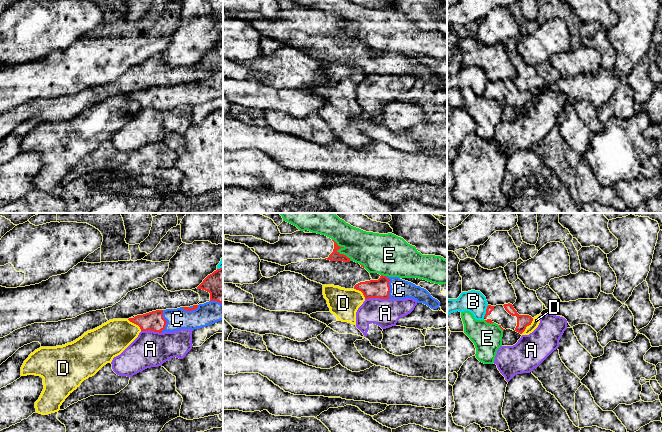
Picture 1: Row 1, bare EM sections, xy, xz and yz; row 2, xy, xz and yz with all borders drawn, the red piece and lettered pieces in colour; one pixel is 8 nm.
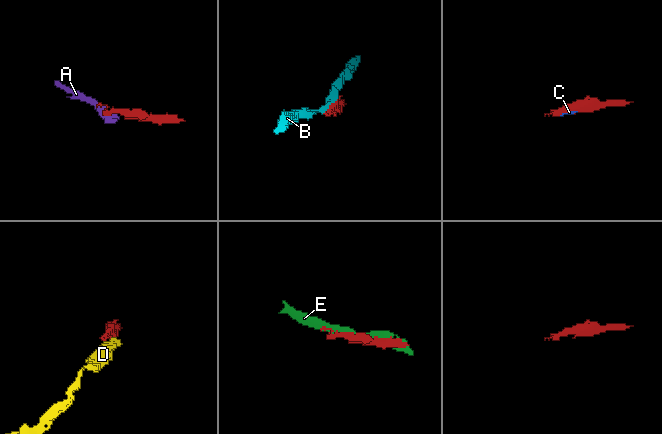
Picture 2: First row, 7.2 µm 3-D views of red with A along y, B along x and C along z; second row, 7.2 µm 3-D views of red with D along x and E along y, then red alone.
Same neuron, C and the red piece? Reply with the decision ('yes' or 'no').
yes

